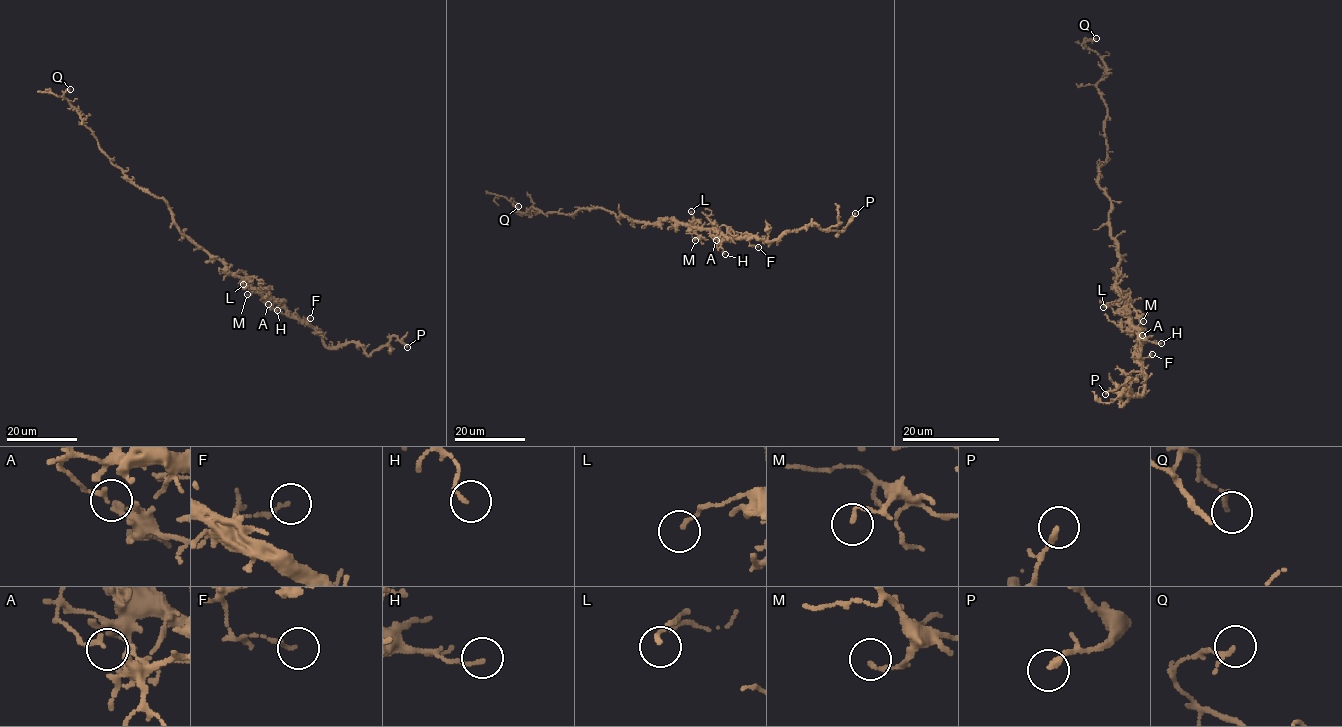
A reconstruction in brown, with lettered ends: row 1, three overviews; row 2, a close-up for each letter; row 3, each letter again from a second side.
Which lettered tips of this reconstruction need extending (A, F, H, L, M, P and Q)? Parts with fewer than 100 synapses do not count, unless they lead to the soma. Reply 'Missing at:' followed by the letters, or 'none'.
Missing at: none

